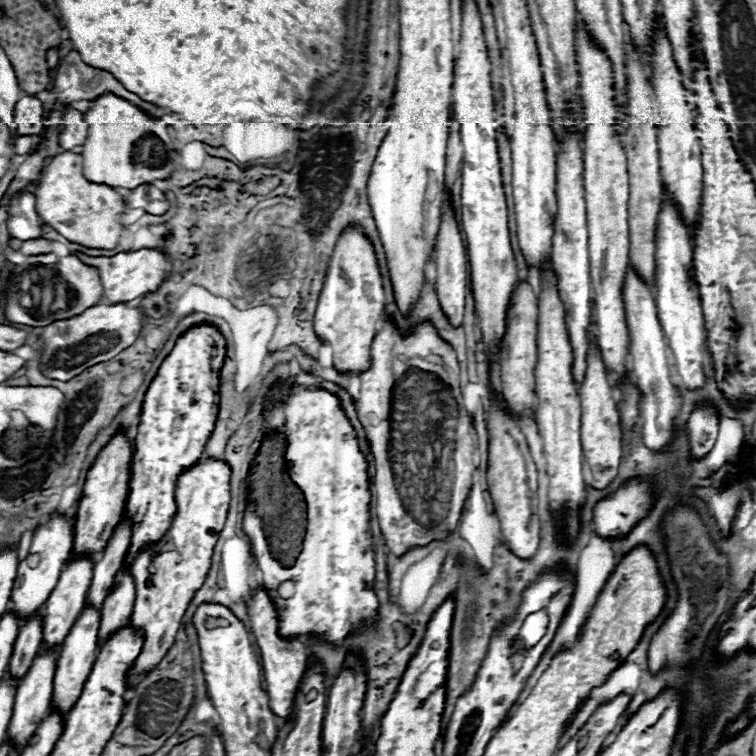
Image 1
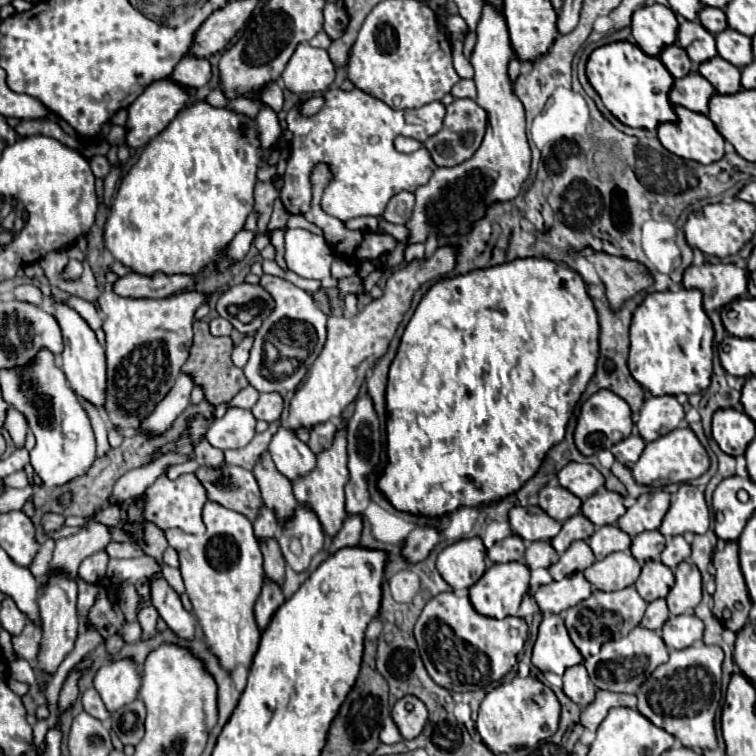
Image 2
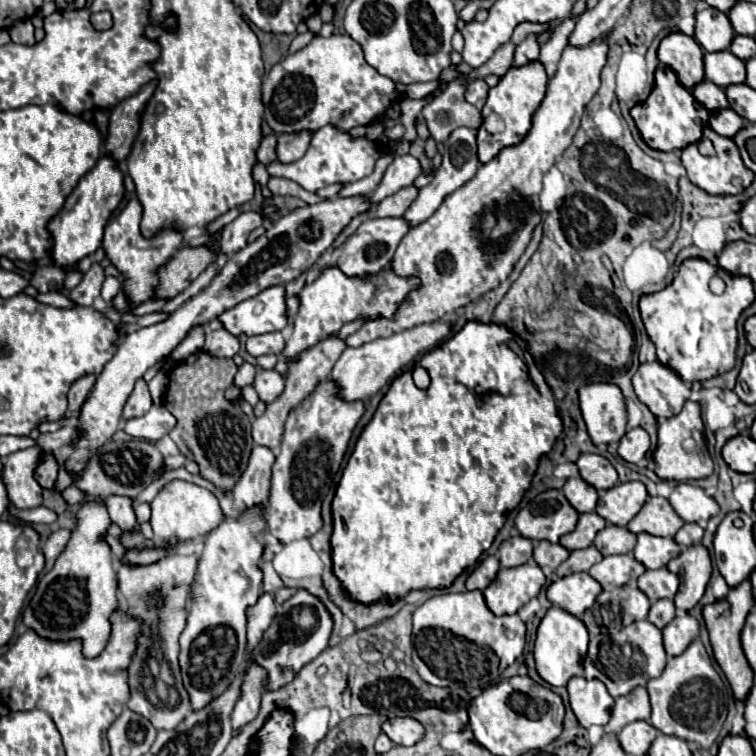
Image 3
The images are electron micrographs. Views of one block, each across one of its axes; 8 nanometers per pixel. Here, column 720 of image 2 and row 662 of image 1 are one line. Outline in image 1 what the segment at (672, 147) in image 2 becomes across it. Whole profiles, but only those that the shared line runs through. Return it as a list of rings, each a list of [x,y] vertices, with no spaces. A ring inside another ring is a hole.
[[[204,458],[180,474],[176,484],[178,512],[164,534],[164,552],[154,554],[152,558],[138,558],[132,564],[136,584],[136,606],[132,612],[132,626],[142,628],[146,634],[142,654],[136,658],[134,668],[128,672],[128,682],[132,684],[134,676],[142,670],[152,670],[174,644],[176,632],[182,624],[182,616],[194,598],[196,590],[206,580],[206,574],[212,566],[212,550],[218,540],[220,530],[224,528],[228,506],[230,506],[230,466],[224,460]],[[148,568],[154,568],[150,574]]]

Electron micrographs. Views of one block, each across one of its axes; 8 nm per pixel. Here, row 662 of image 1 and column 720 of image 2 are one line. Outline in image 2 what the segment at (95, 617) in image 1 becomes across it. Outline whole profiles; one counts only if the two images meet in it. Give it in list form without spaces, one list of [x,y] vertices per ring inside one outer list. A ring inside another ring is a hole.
[[[714,56],[706,62],[702,62],[698,72],[714,86],[714,90],[718,94],[734,94],[734,92],[742,90],[740,70],[720,56]]]

